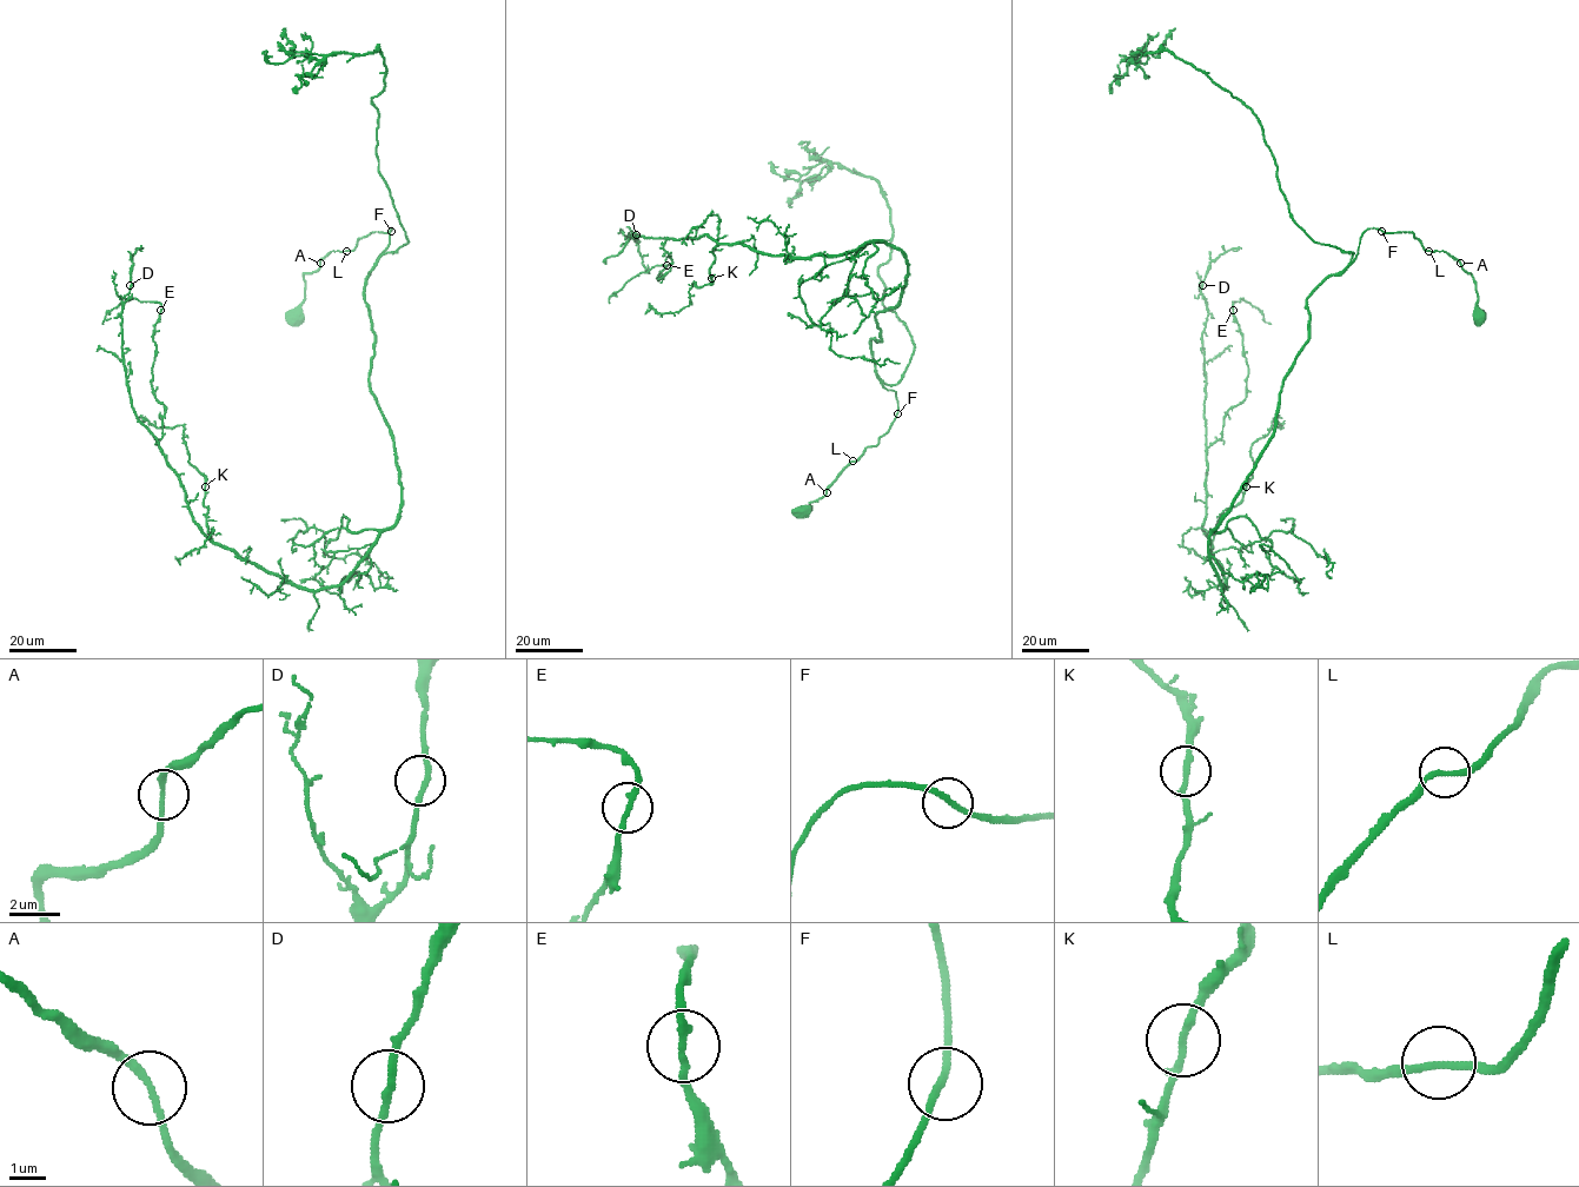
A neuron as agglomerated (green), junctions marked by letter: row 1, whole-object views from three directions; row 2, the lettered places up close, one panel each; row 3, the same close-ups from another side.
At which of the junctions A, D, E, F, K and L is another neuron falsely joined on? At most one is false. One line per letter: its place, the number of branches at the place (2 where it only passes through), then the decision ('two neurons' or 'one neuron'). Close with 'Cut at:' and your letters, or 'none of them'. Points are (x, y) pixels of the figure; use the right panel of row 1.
A: place (1460, 263); branches 2; one neuron
D: place (1202, 285); branches 2; one neuron
E: place (1233, 310); branches 2; one neuron
F: place (1381, 231); branches 2; one neuron
K: place (1246, 486); branches 2; one neuron
L: place (1428, 251); branches 2; one neuron
Cut at: none of them

